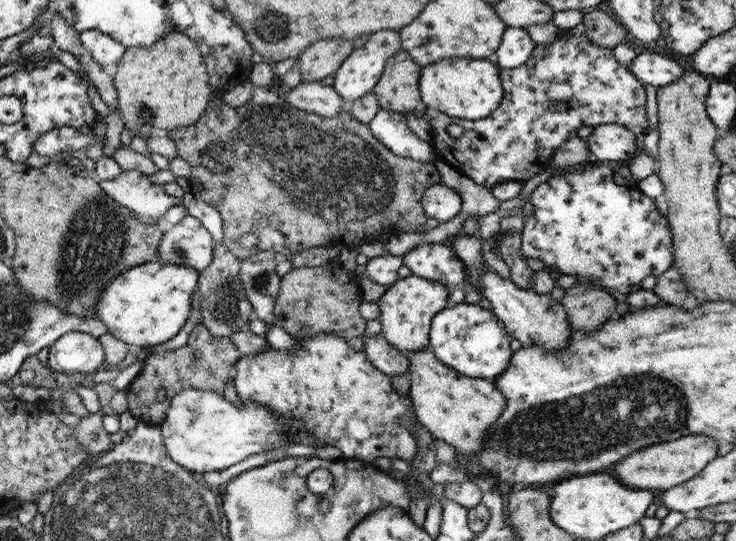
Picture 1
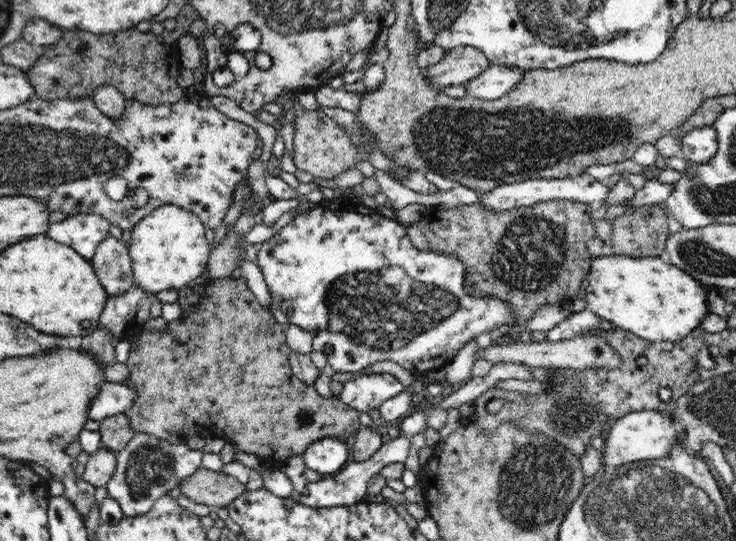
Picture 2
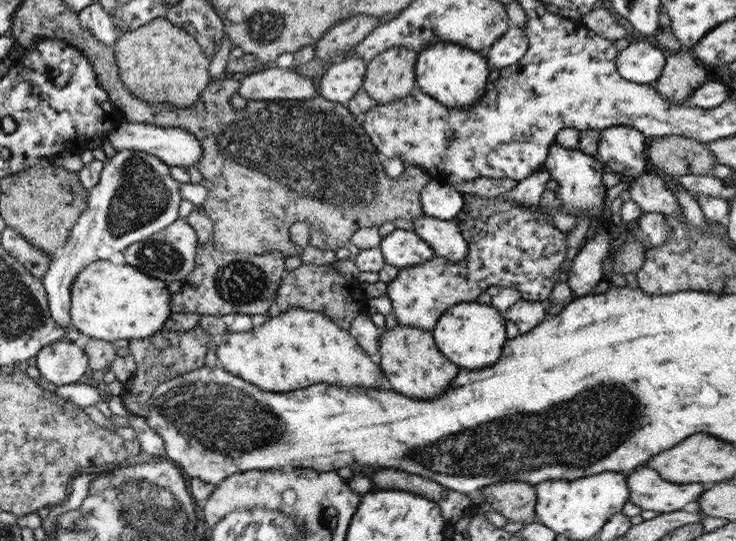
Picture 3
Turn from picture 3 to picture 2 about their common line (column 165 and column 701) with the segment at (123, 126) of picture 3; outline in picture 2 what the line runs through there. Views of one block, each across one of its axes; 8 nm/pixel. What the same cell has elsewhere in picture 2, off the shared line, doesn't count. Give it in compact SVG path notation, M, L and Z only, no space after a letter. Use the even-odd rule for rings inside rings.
M713 127L692 130L680 140L682 156L693 164L708 164L718 152L719 139Z

